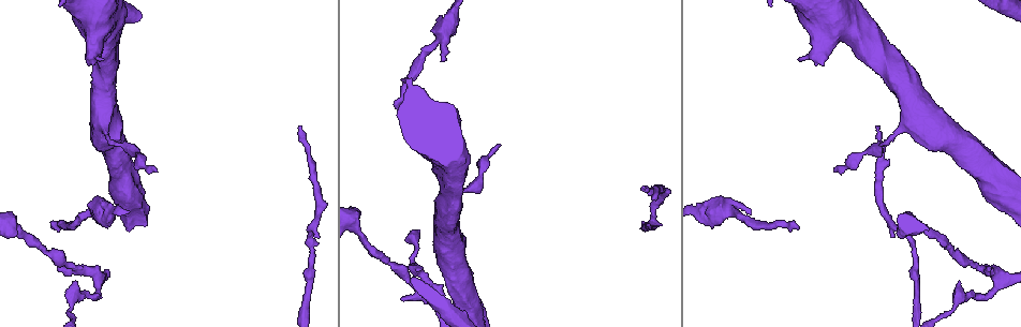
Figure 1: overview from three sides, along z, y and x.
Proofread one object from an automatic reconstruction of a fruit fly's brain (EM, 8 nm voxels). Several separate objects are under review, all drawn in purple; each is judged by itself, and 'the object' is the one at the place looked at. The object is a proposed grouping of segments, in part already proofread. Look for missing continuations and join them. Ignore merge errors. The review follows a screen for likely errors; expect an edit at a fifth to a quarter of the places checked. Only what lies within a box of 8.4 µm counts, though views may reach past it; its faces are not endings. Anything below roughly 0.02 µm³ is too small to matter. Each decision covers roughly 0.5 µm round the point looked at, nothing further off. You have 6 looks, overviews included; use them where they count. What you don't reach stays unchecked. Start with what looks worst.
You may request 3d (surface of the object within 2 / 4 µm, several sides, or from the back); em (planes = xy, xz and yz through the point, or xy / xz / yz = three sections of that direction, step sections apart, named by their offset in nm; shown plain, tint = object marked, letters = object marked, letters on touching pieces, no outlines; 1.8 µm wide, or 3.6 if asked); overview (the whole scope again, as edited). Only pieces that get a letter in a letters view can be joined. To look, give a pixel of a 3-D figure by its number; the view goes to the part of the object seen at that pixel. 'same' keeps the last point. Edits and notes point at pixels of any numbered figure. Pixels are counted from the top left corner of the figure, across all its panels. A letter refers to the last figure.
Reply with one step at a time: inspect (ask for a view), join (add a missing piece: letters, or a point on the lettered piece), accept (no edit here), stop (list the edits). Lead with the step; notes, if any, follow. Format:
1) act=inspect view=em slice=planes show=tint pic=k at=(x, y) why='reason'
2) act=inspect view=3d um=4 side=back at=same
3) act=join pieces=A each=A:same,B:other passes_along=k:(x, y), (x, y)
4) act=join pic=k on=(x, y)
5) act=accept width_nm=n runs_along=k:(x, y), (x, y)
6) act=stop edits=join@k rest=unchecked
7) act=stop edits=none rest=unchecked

act=inspect view=em slice=xy step=16 show=letters pic=1 at=(299, 128) why='tapers out'

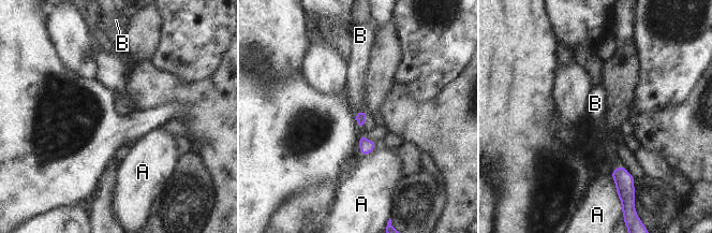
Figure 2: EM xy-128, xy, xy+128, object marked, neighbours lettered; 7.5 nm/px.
act=inspect view=em slice=planes show=letters at=same

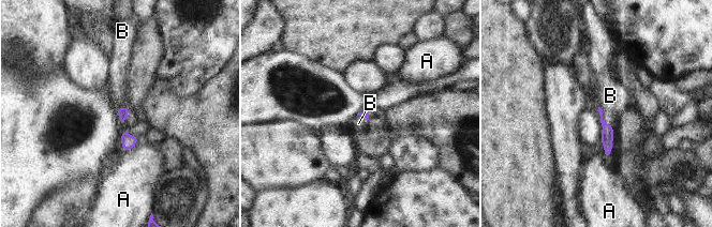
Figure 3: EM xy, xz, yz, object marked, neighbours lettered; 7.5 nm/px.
act=join pic=3 on=(610, 95) each=A:other,B:same found='the neuron continues'

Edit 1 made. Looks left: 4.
act=inspect view=em um=3.6 slice=planes show=letters pic=1 at=(155, 172) why='long arm stops here'

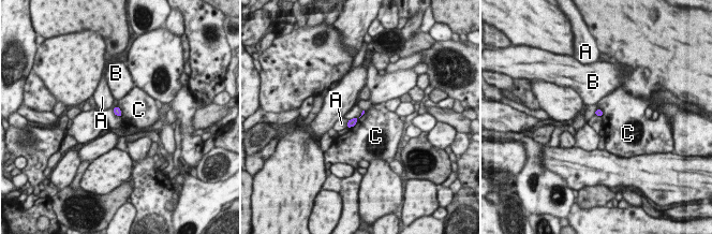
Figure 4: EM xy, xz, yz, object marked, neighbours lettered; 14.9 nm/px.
act=accept each=A:other,B:other,C:other found='no lettered piece goes on from it'

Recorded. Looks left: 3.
act=inspect view=3d um=4 pic=1 at=(799, 59) why='stops while still wide'

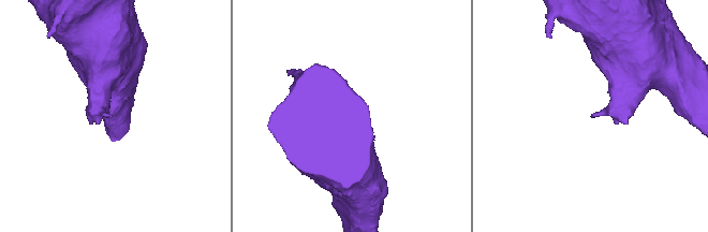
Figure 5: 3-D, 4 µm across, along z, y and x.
act=inspect view=em slice=planes show=letters pic=5 at=(590, 116)

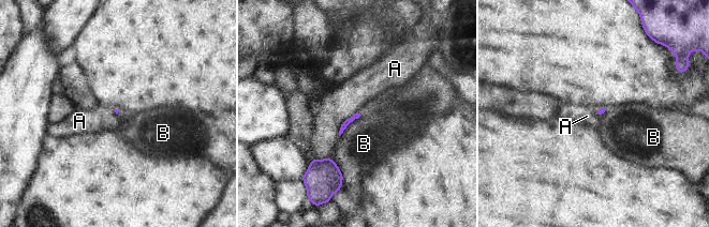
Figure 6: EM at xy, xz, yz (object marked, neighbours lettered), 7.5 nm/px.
act=accept each=A:other,B:other border=6:(359, 112), (342, 122), (338, 135) found='none of them fits'

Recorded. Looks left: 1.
act=stop edits=join@3 rest=unchecked

